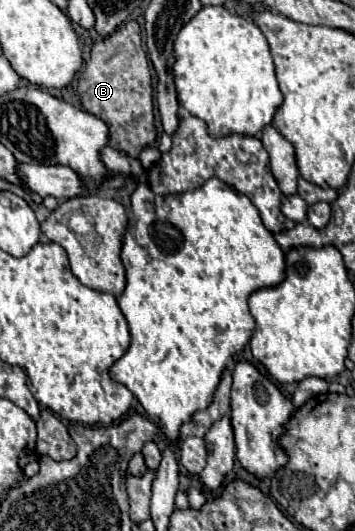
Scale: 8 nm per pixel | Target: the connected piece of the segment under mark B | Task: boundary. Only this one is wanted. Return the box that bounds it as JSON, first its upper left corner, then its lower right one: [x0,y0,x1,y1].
[77,22,157,158]

